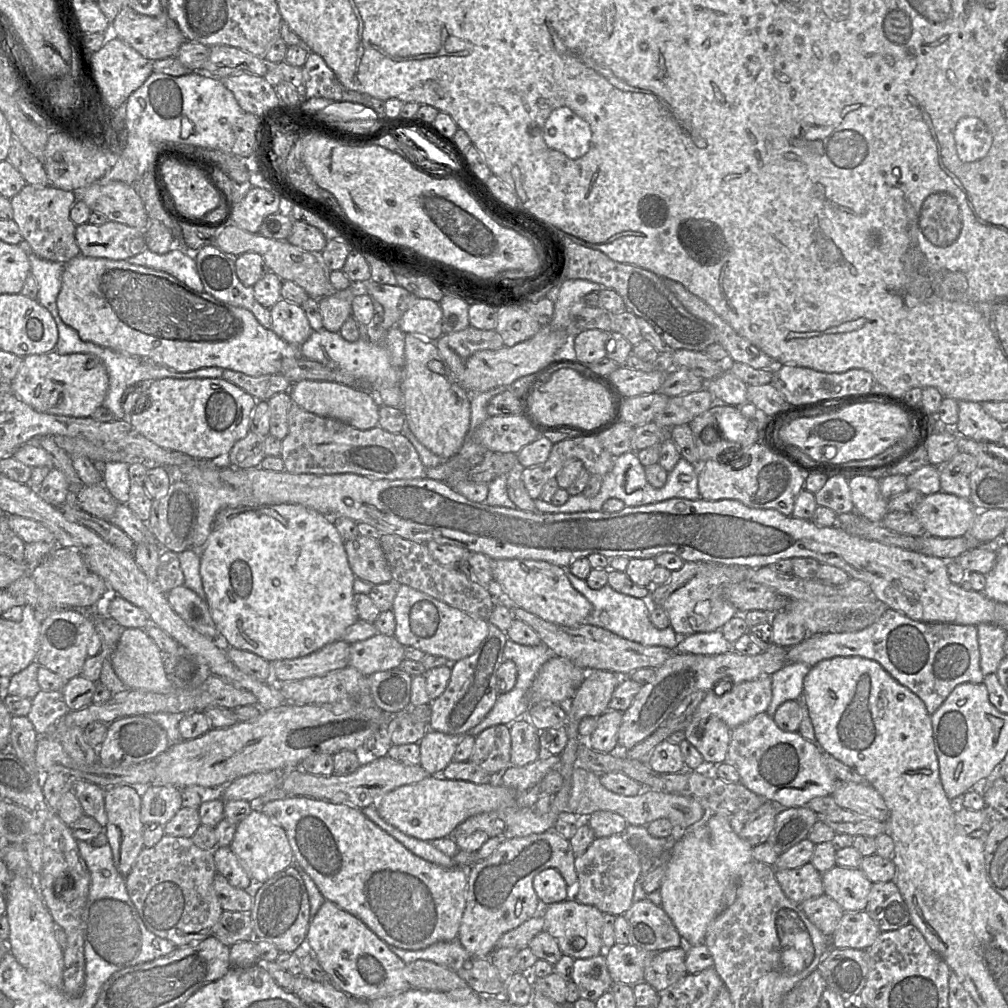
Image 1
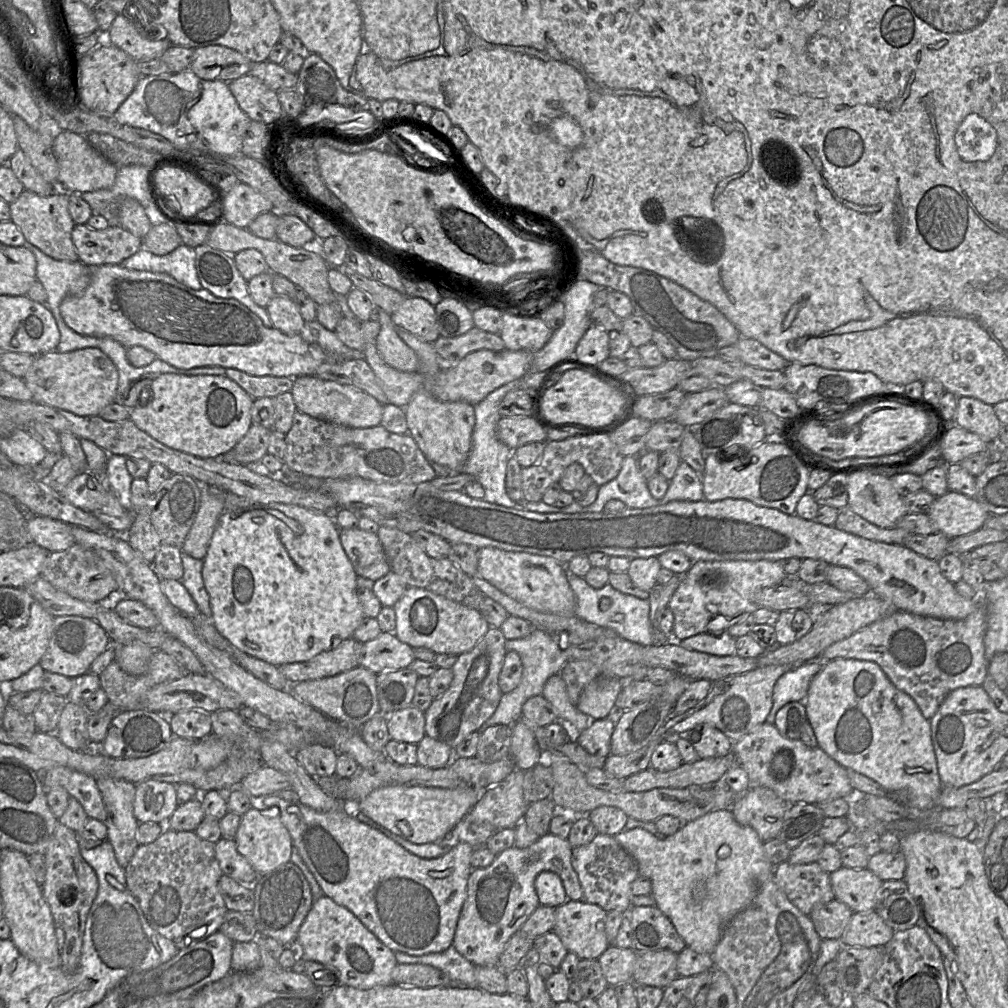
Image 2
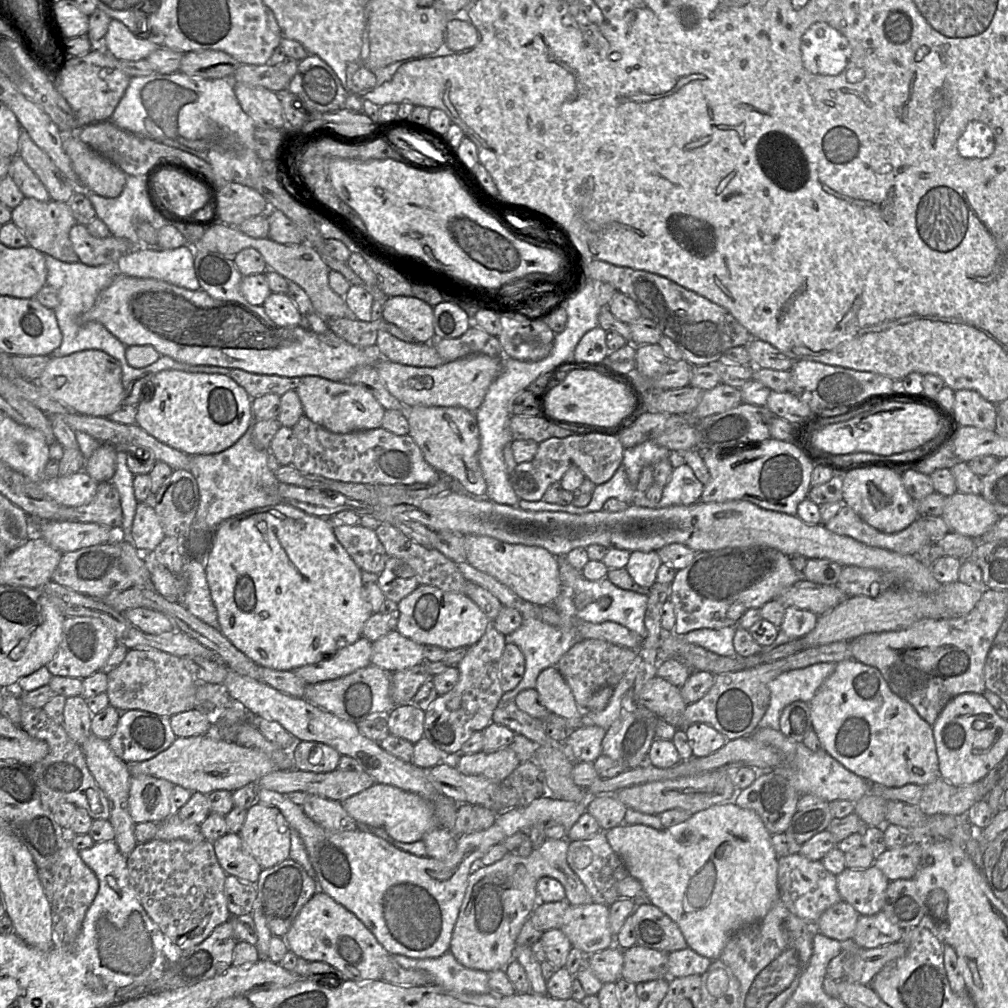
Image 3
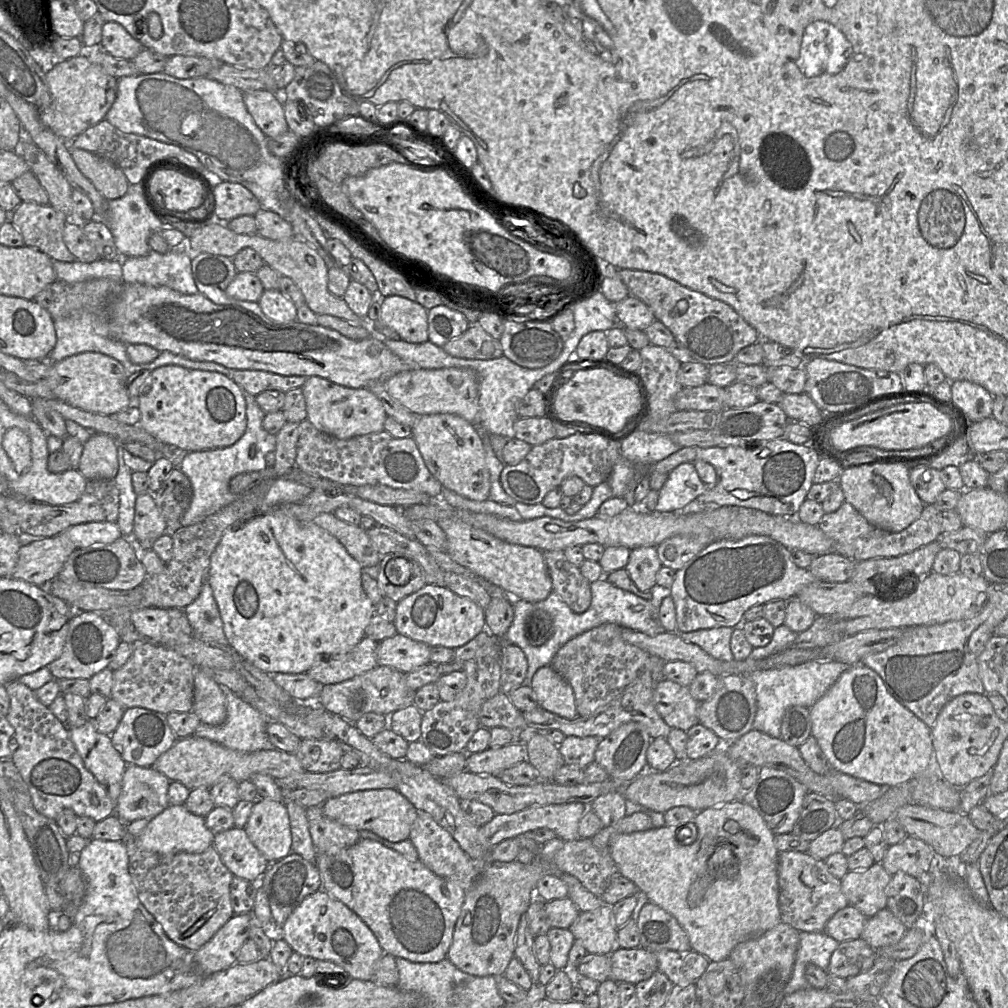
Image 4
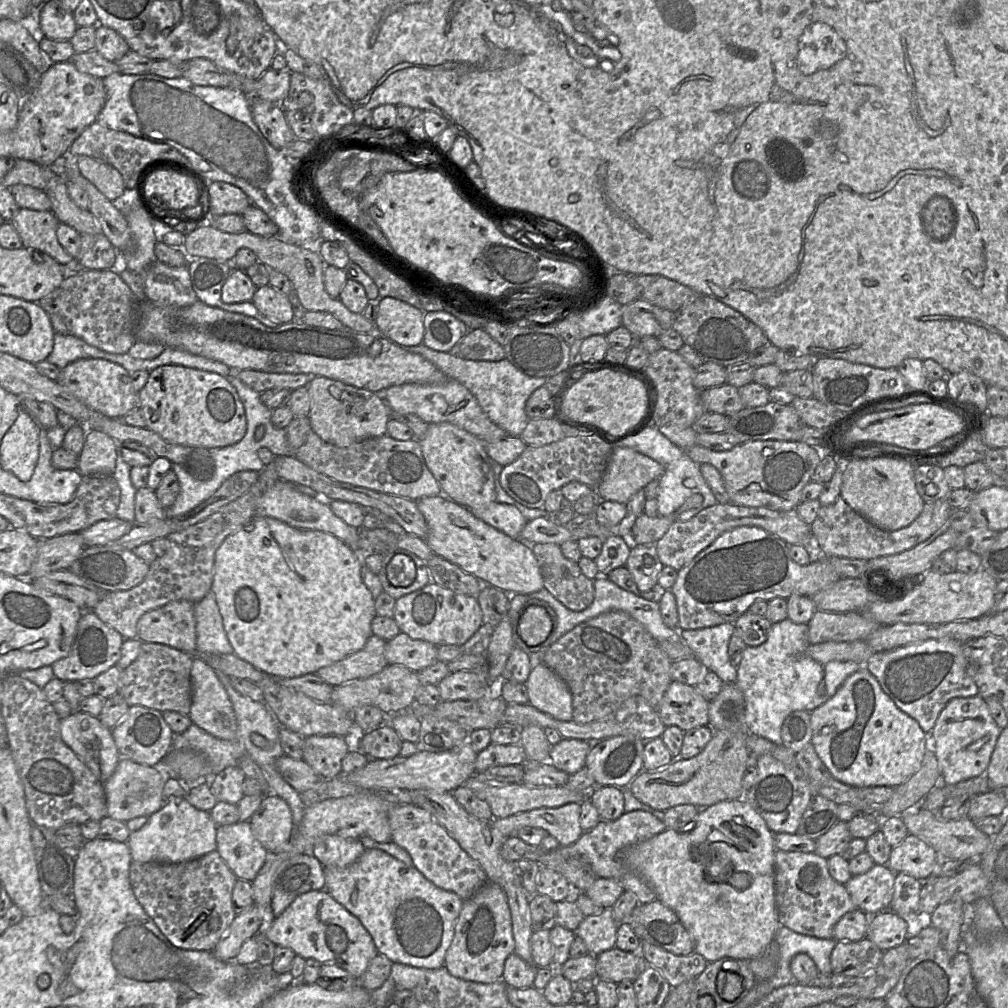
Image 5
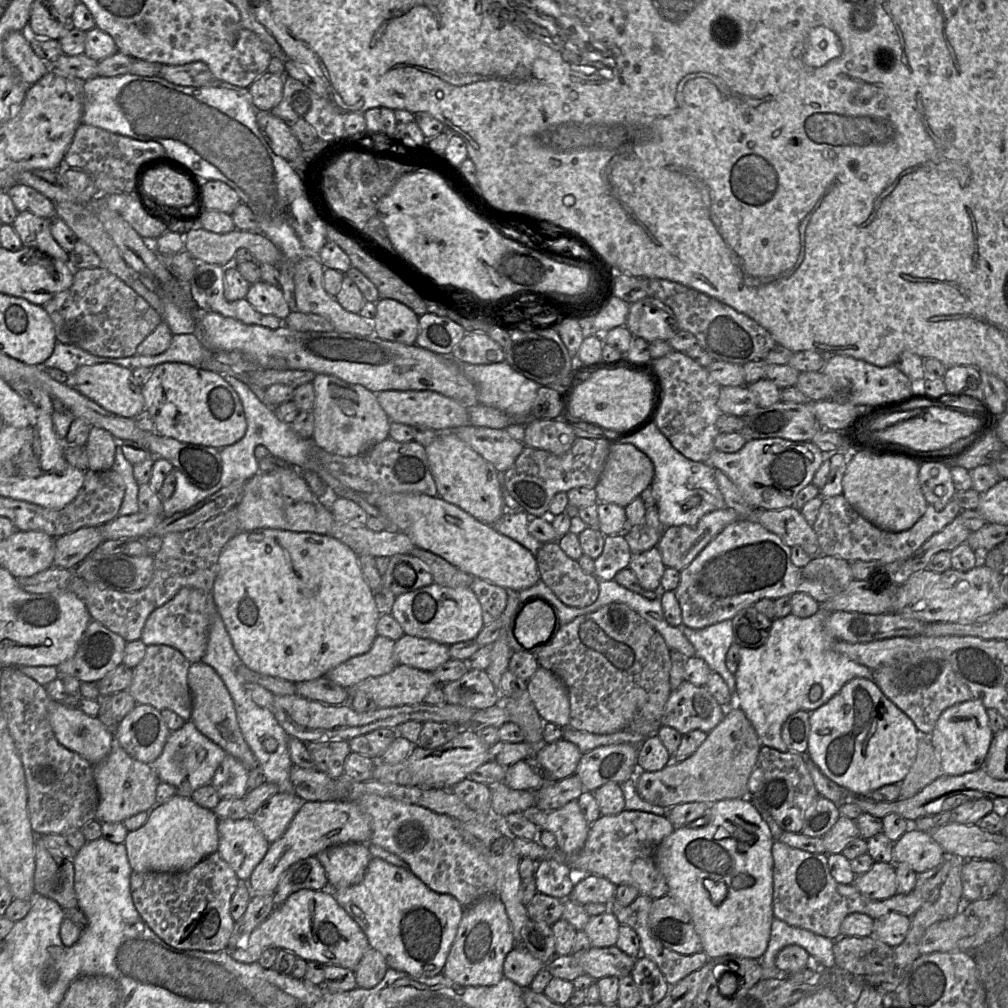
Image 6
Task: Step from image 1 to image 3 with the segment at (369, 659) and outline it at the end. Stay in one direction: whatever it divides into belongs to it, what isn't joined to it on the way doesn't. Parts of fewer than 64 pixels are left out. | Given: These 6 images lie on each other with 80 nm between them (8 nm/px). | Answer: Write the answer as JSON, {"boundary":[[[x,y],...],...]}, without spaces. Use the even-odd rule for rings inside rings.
{"boundary":[[[391,630],[372,642],[371,664],[389,672],[409,669],[424,661],[424,645]]]}

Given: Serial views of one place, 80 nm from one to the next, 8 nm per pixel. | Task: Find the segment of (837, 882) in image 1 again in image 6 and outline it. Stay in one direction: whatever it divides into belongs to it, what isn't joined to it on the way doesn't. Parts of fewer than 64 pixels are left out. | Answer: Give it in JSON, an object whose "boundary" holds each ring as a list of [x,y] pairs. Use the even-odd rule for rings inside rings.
{"boundary":[[[875,862],[869,871],[856,875],[853,885],[871,900],[890,898],[897,894],[895,864]]]}

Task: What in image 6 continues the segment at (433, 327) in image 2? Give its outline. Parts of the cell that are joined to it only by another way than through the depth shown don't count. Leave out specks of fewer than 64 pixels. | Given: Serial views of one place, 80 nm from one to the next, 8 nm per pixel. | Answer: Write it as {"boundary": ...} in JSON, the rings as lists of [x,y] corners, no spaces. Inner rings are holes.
{"boundary":[[[379,298],[371,321],[374,334],[383,340],[414,345],[419,332],[419,316],[405,304],[389,298]]]}

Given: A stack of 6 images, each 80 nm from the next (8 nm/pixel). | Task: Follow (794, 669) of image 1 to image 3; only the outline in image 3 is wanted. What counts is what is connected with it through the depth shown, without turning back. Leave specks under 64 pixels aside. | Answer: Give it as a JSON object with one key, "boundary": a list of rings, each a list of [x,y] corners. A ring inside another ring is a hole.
{"boundary":[[[816,663],[805,668],[790,670],[770,681],[769,705],[759,727],[779,730],[782,710],[792,702],[809,703],[824,680],[830,676],[837,663]]]}

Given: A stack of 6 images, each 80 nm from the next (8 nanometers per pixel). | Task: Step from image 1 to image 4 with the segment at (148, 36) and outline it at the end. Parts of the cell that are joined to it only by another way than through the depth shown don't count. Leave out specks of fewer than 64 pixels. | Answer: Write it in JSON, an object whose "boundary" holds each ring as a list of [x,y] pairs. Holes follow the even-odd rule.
{"boundary":[[[113,21],[104,23],[100,44],[111,56],[124,60],[133,59],[144,49],[122,25]]]}

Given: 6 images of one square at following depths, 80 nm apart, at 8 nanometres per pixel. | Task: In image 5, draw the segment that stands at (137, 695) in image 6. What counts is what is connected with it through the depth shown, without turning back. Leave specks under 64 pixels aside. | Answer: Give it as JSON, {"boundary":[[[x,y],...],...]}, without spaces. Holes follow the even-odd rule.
{"boundary":[[[143,642],[138,657],[122,670],[117,693],[129,706],[140,705],[160,712],[189,715],[192,704],[191,669],[195,655],[165,644]]]}

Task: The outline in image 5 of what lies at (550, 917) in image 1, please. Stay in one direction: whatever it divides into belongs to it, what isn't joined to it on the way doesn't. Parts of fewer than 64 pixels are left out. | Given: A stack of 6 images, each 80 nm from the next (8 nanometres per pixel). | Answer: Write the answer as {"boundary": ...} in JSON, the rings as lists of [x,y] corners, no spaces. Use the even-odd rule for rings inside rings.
{"boundary":[[[604,909],[599,915],[585,916],[575,930],[575,935],[580,937],[588,954],[598,954],[616,946],[618,923],[615,921],[612,910]]]}

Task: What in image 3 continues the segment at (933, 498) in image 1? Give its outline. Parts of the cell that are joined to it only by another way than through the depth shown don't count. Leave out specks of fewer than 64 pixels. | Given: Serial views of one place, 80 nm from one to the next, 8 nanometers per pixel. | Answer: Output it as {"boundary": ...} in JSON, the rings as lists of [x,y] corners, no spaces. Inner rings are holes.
{"boundary":[[[958,490],[946,498],[941,516],[950,531],[976,540],[1000,518],[993,505],[981,494],[967,494]]]}

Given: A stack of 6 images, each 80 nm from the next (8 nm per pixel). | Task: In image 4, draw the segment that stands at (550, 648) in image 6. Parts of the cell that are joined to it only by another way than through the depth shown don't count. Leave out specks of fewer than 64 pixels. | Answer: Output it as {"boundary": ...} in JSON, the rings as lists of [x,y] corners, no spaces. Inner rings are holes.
{"boundary":[[[605,623],[602,624],[598,627],[592,628],[588,631],[583,632],[582,634],[572,638],[569,640],[567,643],[565,643],[555,654],[553,657],[550,666],[554,668],[556,672],[558,672],[566,681],[570,684],[570,686],[573,689],[574,692],[574,699],[575,699],[575,705],[576,705],[576,710],[579,716],[590,716],[594,714],[598,709],[601,707],[606,706],[609,704],[612,700],[614,700],[616,697],[620,695],[620,693],[624,690],[624,688],[629,685],[636,677],[638,677],[642,672],[644,671],[650,671],[652,680],[653,680],[653,690],[660,681],[664,680],[663,676],[663,667],[665,664],[665,661],[659,658],[658,656],[652,655],[636,646],[633,646],[629,643],[627,643],[623,638],[622,638],[622,629],[626,627],[621,627],[617,624],[614,623]]]}

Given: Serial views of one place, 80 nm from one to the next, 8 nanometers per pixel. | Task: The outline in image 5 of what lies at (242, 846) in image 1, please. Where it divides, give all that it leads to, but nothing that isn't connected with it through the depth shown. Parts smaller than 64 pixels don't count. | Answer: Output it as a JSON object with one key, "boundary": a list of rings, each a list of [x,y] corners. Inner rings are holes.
{"boundary":[[[274,794],[265,795],[249,823],[254,836],[269,853],[284,850],[293,835],[291,809]]]}

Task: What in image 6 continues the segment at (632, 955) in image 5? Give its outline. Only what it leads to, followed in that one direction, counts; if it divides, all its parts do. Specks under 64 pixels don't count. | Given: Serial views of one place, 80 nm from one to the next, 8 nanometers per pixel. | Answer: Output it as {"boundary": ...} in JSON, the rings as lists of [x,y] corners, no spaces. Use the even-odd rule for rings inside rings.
{"boundary":[[[615,945],[610,947],[591,947],[588,950],[571,953],[578,957],[583,972],[595,981],[603,977],[617,978],[631,974],[636,959],[630,957]]]}

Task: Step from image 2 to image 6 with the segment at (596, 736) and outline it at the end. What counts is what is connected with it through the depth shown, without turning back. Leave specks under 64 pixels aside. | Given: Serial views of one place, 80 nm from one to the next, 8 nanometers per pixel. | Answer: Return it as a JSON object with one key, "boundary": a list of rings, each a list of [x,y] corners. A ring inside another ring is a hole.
{"boundary":[[[563,739],[546,743],[534,755],[547,781],[558,781],[575,774],[581,757],[579,748]]]}

